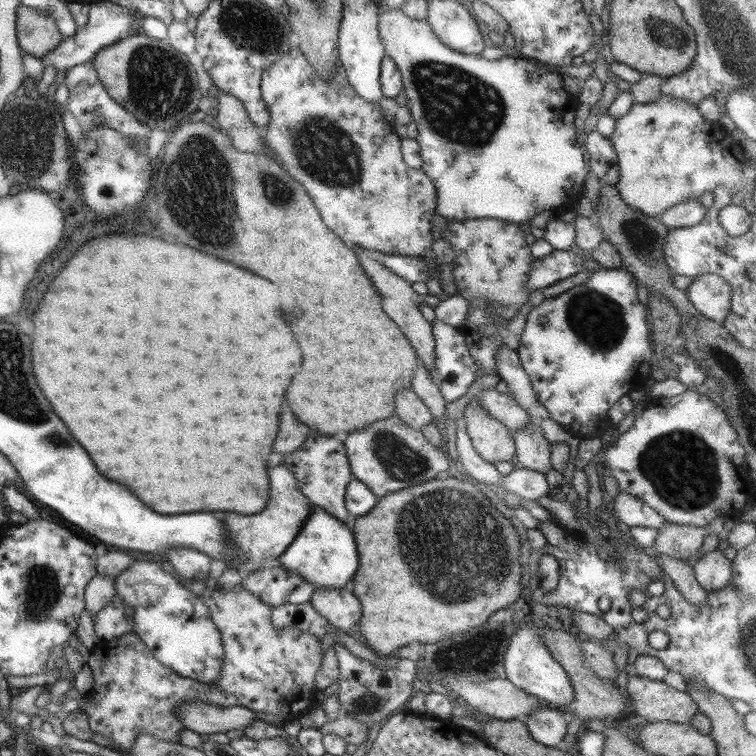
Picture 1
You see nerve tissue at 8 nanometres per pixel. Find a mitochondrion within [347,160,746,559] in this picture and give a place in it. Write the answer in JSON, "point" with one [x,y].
{"point":[684,471]}

